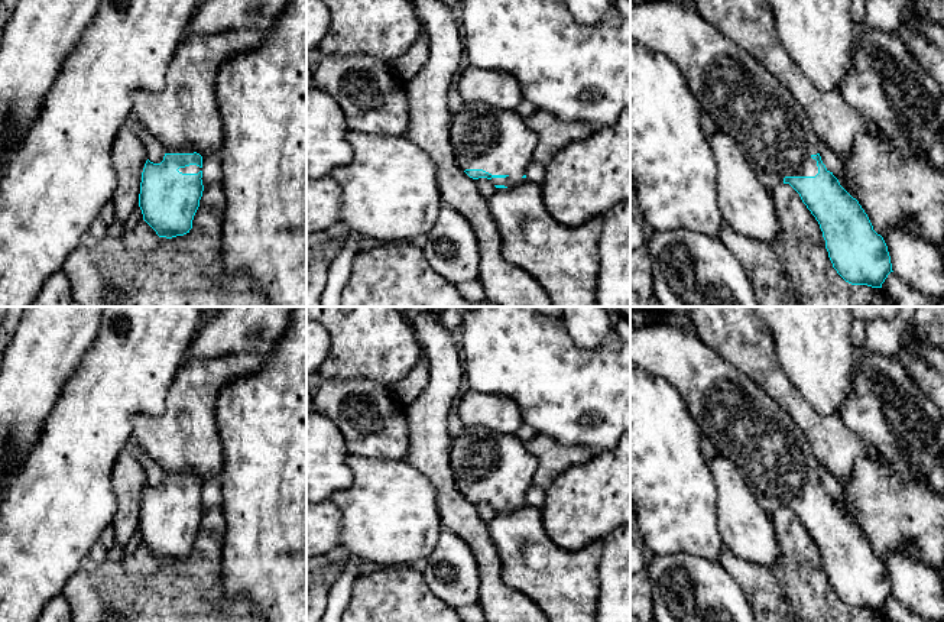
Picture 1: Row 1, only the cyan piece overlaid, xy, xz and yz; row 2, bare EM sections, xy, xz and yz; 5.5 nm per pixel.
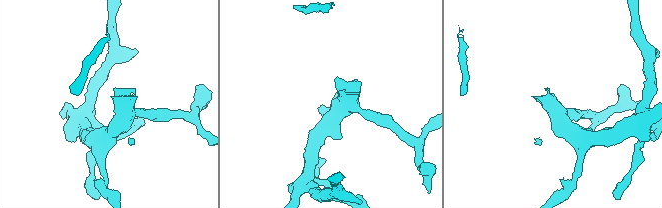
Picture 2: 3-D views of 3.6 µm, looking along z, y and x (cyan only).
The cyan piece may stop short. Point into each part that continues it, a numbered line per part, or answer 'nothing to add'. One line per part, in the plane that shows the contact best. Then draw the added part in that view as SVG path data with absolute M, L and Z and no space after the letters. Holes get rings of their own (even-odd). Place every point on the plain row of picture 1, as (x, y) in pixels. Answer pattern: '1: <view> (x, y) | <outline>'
1: yz (743, 423) | M630 321L630 366L665 379L679 392L703 437L713 443L717 453L739 467L759 505L771 518L784 508L785 500L818 498L817 485L811 480L820 477L820 463L801 428L758 383L704 344L694 330L679 330L664 321L636 327Z

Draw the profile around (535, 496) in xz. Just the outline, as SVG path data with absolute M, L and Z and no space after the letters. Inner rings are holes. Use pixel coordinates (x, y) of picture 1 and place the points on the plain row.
M531 486L526 492L526 505L542 509L546 502L546 490Z

